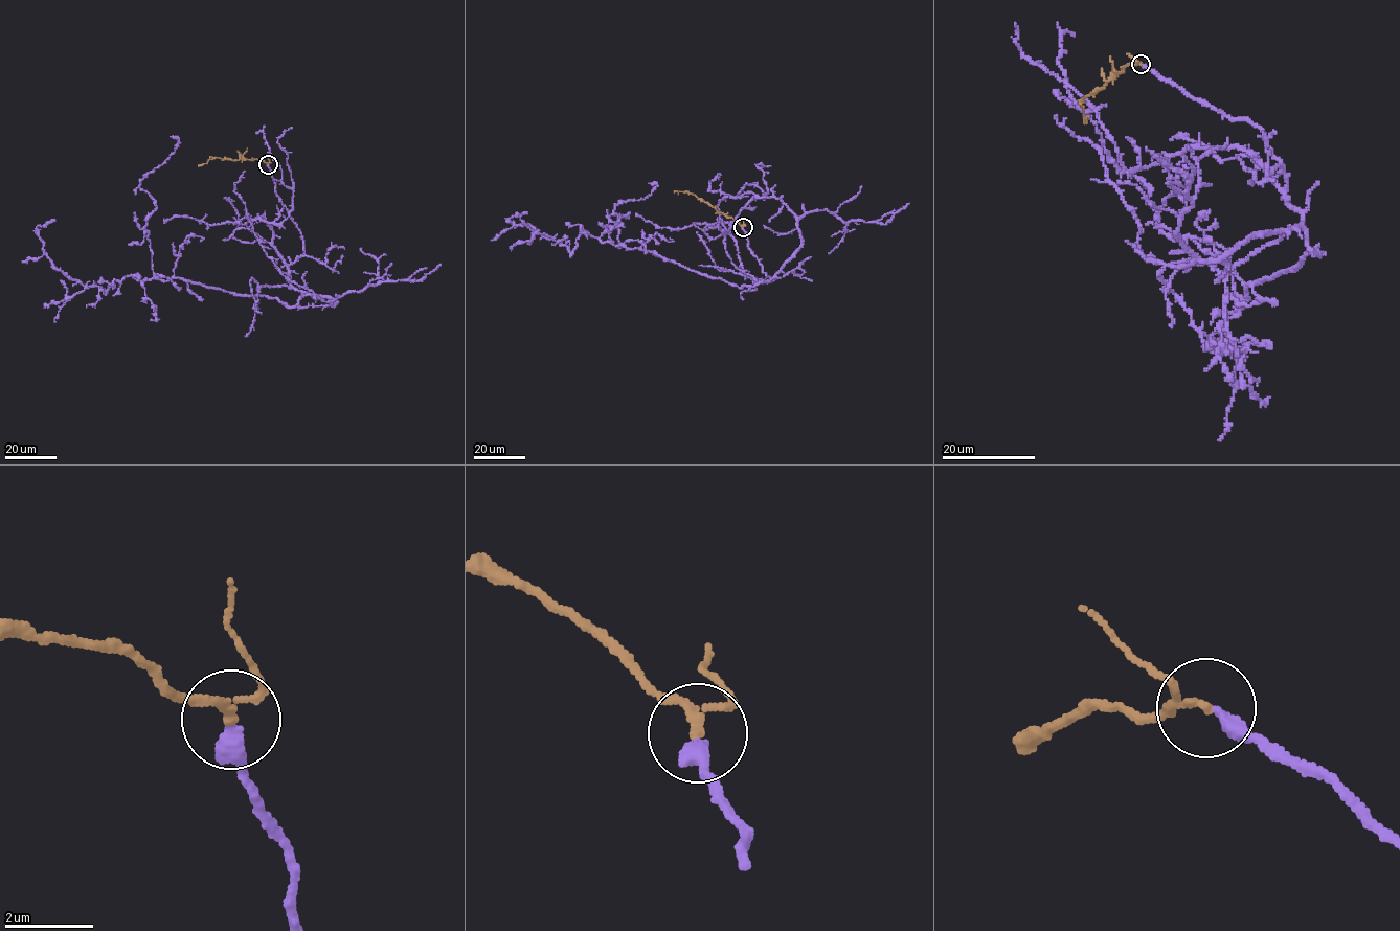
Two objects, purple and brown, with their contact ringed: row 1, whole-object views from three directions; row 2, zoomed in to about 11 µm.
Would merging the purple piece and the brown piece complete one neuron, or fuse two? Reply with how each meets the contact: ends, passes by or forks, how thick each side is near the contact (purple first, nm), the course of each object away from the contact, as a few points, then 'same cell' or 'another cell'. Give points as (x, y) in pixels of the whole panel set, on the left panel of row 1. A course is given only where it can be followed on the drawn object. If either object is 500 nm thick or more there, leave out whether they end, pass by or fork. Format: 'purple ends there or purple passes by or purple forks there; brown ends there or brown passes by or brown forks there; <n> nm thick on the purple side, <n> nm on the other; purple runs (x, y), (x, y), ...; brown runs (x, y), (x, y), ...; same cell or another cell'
purple ends there; brown passes by; 380 nm thick on the purple side, 150 nm on the other; purple runs (268, 164), (302, 236), (290, 308), (178, 277), (84, 286), (44, 252), (37, 227), (55, 220); brown runs (268, 164), (257, 159), (210, 157), (206, 163), (198, 164); same cell

